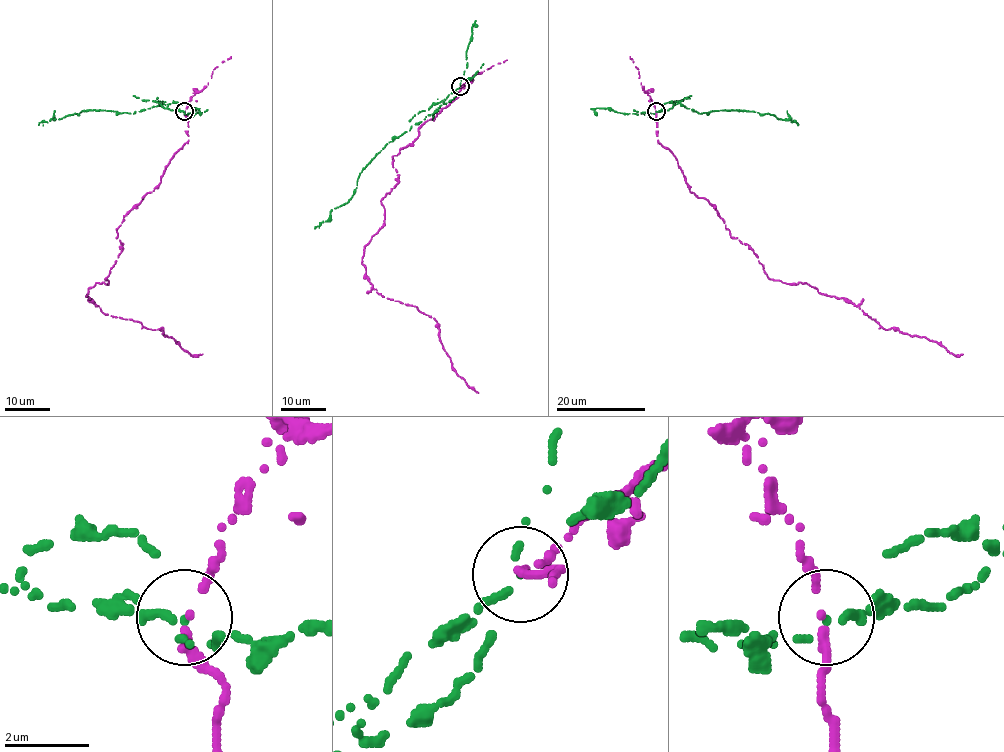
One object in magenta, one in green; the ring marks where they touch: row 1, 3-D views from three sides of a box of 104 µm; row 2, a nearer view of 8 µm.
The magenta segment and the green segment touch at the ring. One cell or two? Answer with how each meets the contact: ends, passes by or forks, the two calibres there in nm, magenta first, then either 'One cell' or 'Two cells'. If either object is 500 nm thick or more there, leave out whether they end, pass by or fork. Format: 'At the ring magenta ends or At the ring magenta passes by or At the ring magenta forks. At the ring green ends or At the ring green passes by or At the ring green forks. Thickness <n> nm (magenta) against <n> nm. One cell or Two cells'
At the ring magenta passes by. At the ring green ends. Thickness 180 nm (magenta) against 200 nm. Two cells

